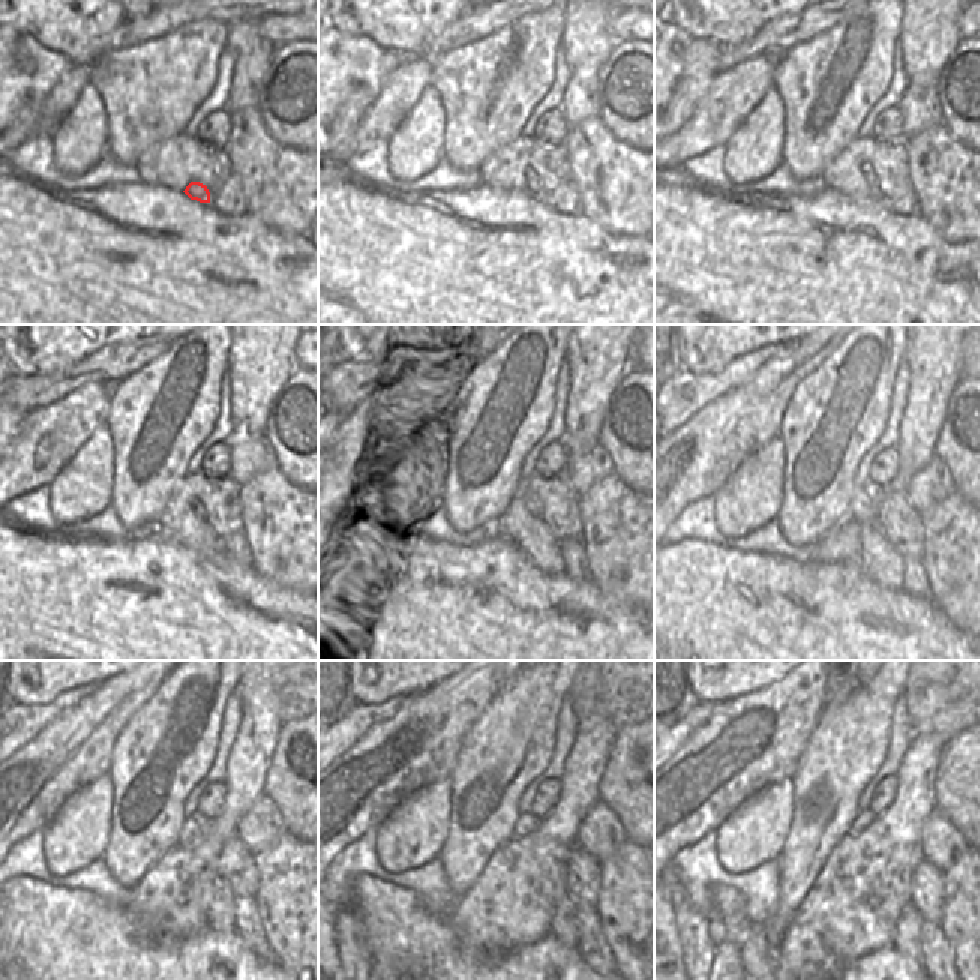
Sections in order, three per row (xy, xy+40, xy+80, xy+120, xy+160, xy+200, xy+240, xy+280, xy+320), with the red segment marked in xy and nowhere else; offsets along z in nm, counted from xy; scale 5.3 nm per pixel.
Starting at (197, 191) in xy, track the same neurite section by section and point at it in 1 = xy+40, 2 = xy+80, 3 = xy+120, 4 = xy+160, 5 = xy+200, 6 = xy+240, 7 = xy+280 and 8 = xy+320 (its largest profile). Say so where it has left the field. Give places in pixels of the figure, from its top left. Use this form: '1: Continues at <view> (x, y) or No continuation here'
1: Continues at xy+40 (533, 185)
2: Continues at xy+80 (869, 174)
3: Continues at xy+120 (197, 506)
4: Continues at xy+160 (532, 503)
5: Continues at xy+200 (863, 509)
6: Continues at xy+240 (194, 826)
7: Continues at xy+280 (527, 823)
8: Continues at xy+320 (863, 820).

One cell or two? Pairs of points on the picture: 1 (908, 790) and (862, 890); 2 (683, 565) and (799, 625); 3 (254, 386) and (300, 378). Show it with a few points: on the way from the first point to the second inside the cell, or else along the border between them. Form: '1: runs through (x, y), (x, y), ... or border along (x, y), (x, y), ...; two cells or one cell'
1: runs through (907, 815), (895, 835), (890, 850), (878, 865); one cell
2: runs through (712, 593), (743, 625), (770, 625); one cell
3: border along (294, 368), (269, 413); two cells

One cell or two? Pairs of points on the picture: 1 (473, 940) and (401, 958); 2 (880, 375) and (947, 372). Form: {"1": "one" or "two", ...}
{"1": "two", "2": "two"}

